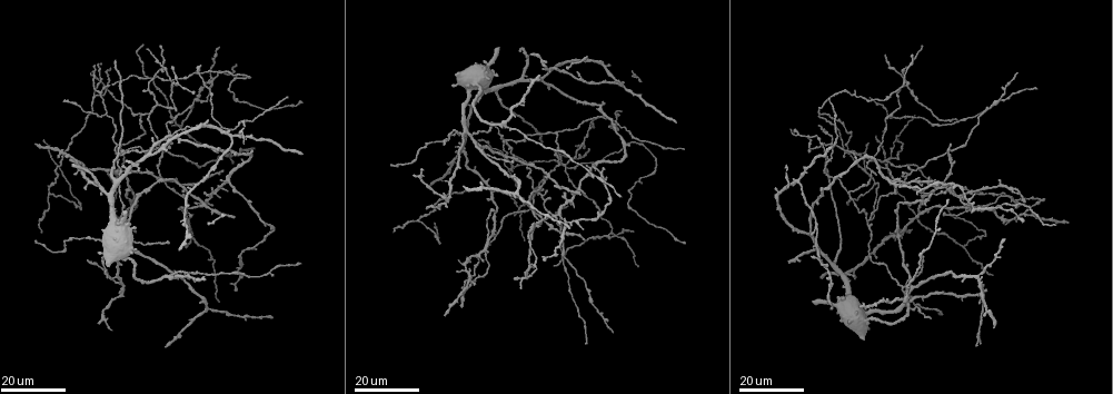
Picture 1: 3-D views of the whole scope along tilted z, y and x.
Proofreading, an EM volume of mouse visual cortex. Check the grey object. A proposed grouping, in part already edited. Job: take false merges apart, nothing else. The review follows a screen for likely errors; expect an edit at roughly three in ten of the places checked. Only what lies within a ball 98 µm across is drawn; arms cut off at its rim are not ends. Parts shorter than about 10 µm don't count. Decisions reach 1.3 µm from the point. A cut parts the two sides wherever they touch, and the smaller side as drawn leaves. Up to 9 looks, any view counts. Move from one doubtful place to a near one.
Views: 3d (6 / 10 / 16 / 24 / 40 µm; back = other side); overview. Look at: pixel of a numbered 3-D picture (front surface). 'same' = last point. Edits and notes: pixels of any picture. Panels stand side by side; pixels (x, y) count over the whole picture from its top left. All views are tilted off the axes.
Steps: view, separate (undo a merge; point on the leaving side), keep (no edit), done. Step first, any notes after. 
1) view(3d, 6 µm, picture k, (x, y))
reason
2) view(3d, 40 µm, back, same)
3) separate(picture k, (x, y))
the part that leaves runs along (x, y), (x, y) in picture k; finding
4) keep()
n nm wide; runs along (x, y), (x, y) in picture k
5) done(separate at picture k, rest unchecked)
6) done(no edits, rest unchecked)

view(3d, 16 µm, picture 1, (94, 96))
three arms meet

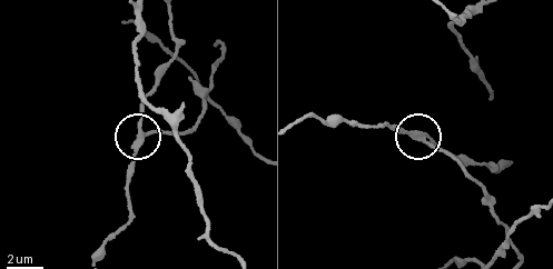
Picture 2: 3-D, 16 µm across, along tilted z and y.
view(3d, 10 µm, picture 2, (421, 132))

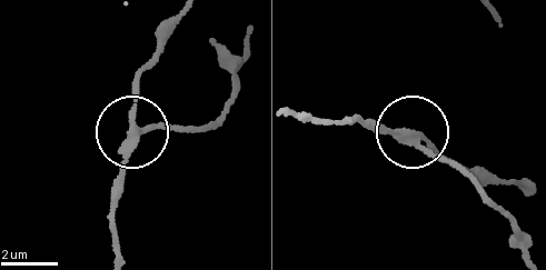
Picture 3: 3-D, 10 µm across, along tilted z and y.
separate(picture 3, (160, 122))
the part that leaves runs along (127, 143), (224, 110), (250, 48) in picture 3; a second neuron is stuck on

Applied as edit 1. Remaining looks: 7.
view(3d, 24 µm, picture 1, (887, 158))
three arms meet

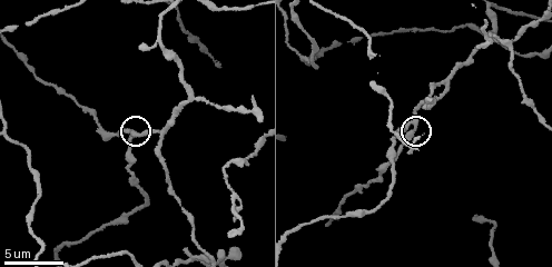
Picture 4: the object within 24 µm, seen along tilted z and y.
view(3d, 6 µm, picture 4, (412, 125))

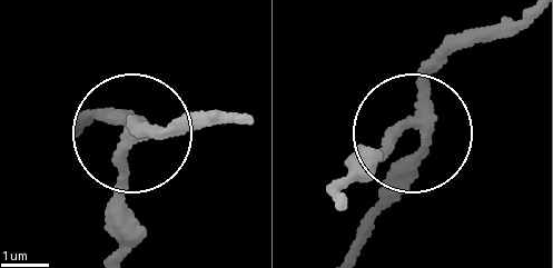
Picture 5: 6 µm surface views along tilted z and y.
view(3d, 6 µm, back, picture 5, (416, 128))

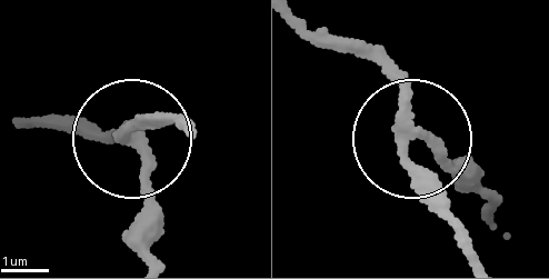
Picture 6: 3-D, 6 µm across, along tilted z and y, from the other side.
keep()
3 arms; runs along (307, 27), (380, 67), (457, 245) in picture 6; all the same neuron

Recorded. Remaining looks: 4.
view(3d, 16 µm, picture 4, (449, 80))
three arms meet

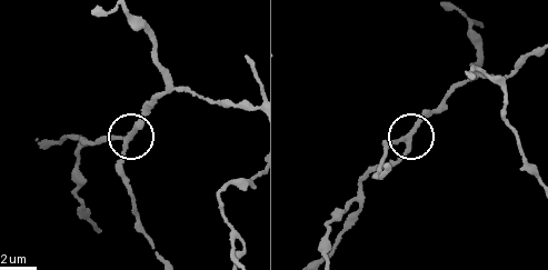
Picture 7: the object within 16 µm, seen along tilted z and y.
view(3d, 16 µm, back, picture 7, (131, 134))

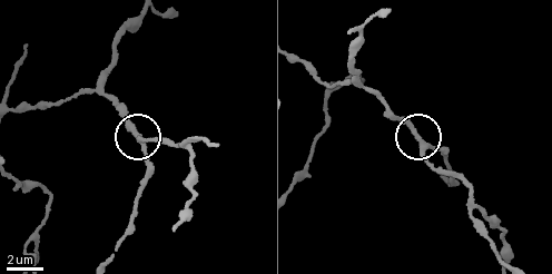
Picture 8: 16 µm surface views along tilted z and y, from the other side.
keep()
230 nm wide; runs along (110, 256), (128, 226), (145, 170), (136, 133), (112, 100) in picture 8; one neuron here

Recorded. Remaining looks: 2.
view(3d, 16 µm, picture 1, (825, 164))
arms part here

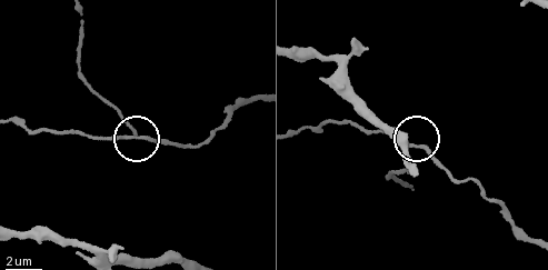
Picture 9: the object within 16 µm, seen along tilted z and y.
view(3d, 6 µm, picture 9, (125, 138))
closer look

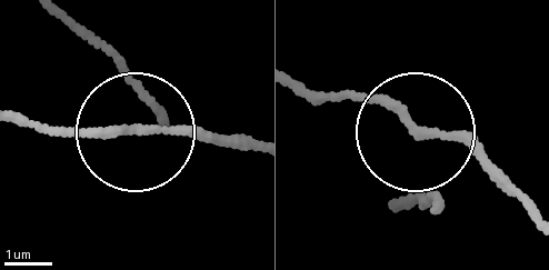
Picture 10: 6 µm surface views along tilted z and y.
keep()
120 nm wide; runs along (21, 119), (126, 131), (141, 98), (123, 79) in picture 10; all the same neuron

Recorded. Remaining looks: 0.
done(separate at picture 3, rest unchecked)

